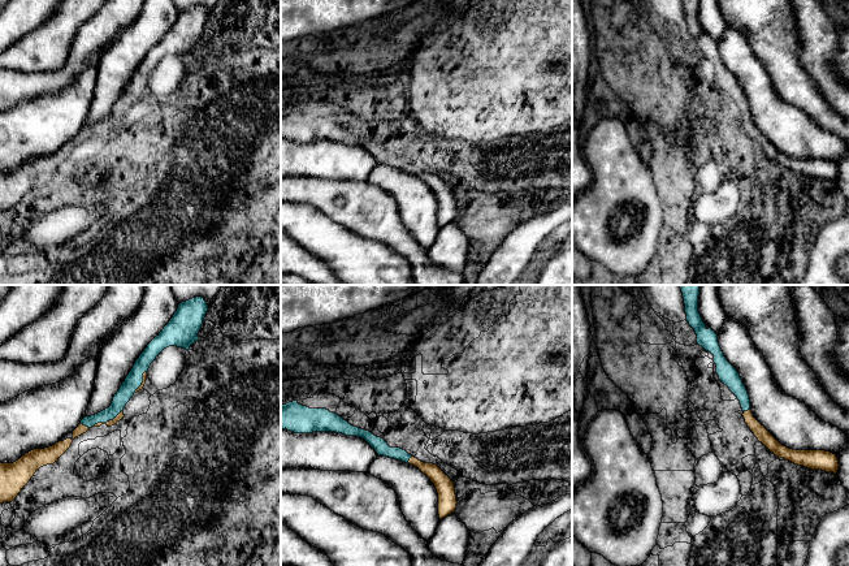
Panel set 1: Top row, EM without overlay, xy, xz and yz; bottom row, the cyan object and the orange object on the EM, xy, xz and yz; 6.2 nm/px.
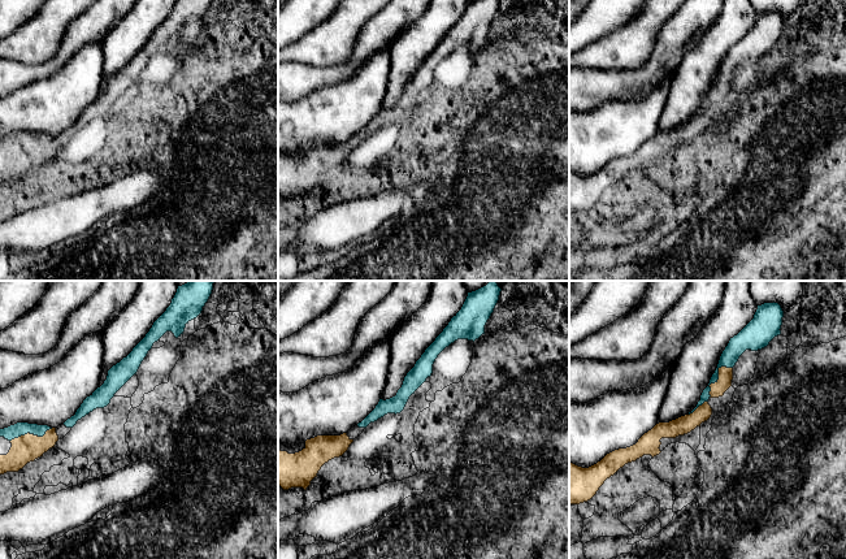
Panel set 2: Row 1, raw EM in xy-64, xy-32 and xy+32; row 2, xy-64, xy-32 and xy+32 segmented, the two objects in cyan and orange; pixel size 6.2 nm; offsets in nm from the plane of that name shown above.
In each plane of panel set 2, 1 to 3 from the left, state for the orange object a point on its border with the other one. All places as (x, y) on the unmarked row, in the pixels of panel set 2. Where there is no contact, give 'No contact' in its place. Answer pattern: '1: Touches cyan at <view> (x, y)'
1: Touches cyan at xy-64 (31, 142)
2: No contact
3: Touches cyan at xy+32 (717, 86)

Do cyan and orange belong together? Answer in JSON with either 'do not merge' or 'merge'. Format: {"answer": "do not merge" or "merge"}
{"answer": "merge"}

